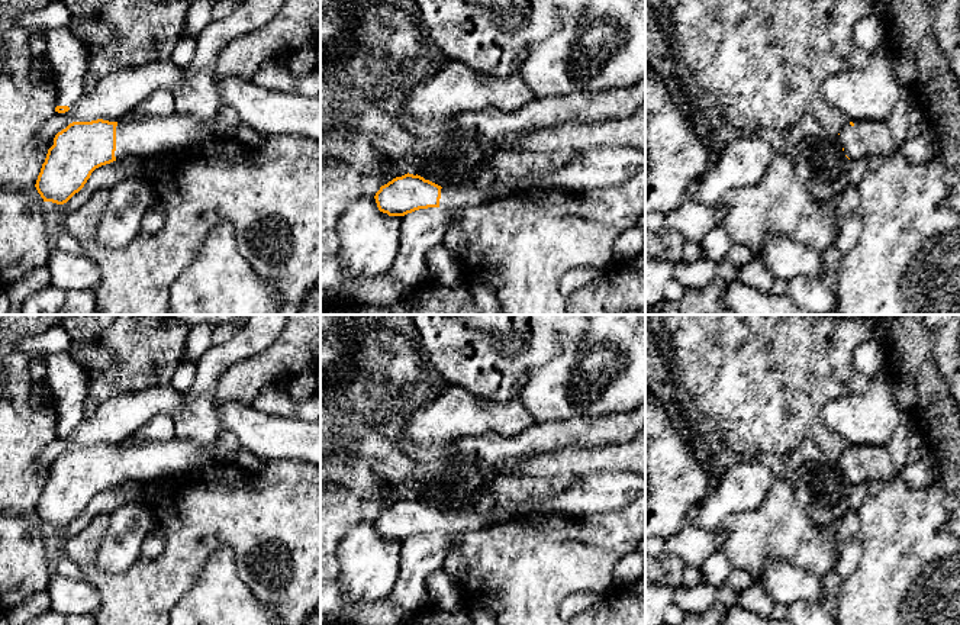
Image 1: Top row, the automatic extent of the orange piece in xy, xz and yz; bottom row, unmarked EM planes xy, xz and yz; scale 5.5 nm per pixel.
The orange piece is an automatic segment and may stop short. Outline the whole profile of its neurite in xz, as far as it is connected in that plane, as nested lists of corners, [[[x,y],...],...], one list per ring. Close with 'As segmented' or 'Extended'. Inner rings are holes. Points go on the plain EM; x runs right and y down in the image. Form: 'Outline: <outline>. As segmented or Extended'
Outline: [[[602,471],[574,479],[563,493],[509,508],[497,506],[490,515],[474,510],[441,512],[421,500],[405,499],[381,510],[374,523],[380,537],[405,541],[419,534],[463,535],[505,523],[531,513],[586,518],[624,509],[645,493],[645,476],[631,471]]]. Extended

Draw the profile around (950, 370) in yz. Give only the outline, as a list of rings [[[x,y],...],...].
[[[922,315],[937,367],[960,403],[960,315]]]

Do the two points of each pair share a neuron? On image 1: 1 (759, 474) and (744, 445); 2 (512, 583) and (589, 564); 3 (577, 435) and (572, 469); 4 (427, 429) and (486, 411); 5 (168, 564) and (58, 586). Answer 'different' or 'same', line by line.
1: different
2: same
3: different
4: same
5: different

